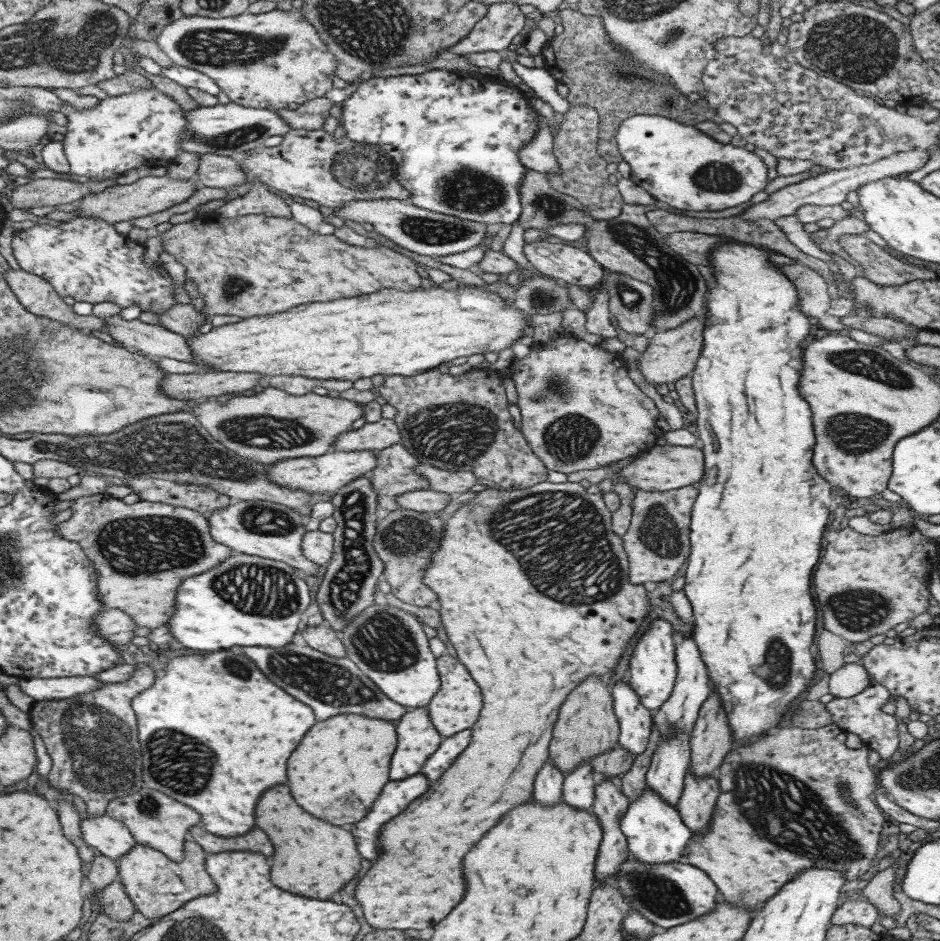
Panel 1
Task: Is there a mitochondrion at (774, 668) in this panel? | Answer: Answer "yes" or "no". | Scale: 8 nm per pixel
yes

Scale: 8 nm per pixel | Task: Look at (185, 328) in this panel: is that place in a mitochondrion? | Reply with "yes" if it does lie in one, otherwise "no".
no

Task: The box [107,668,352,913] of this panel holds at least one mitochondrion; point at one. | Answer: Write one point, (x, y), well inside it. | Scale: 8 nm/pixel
(178, 761)

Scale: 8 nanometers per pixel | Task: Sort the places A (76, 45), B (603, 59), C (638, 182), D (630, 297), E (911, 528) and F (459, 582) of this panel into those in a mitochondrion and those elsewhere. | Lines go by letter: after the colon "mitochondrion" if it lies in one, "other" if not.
A: mitochondrion
B: mitochondrion
C: other
D: mitochondrion
E: other
F: other

